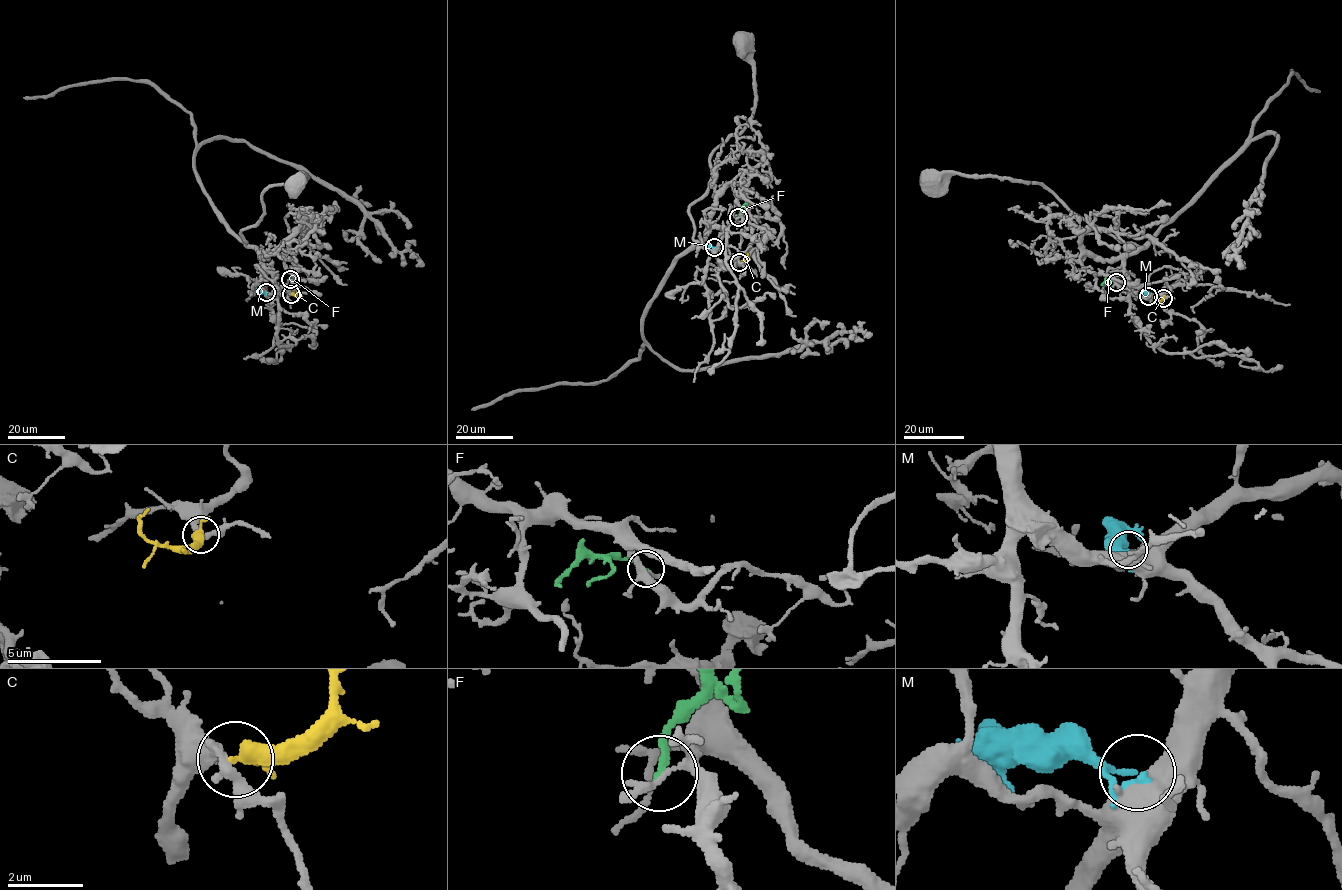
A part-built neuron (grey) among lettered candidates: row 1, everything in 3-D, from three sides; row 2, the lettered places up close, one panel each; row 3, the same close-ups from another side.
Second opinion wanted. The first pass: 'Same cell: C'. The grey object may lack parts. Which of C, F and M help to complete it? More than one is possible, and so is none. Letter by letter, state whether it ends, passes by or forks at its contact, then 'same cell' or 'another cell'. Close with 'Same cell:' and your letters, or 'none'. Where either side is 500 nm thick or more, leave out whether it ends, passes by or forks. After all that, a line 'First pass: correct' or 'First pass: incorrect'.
C: it passes by | another cell
F: it ends | another cell
M: another cell
Same cell: none
First pass: incorrect

